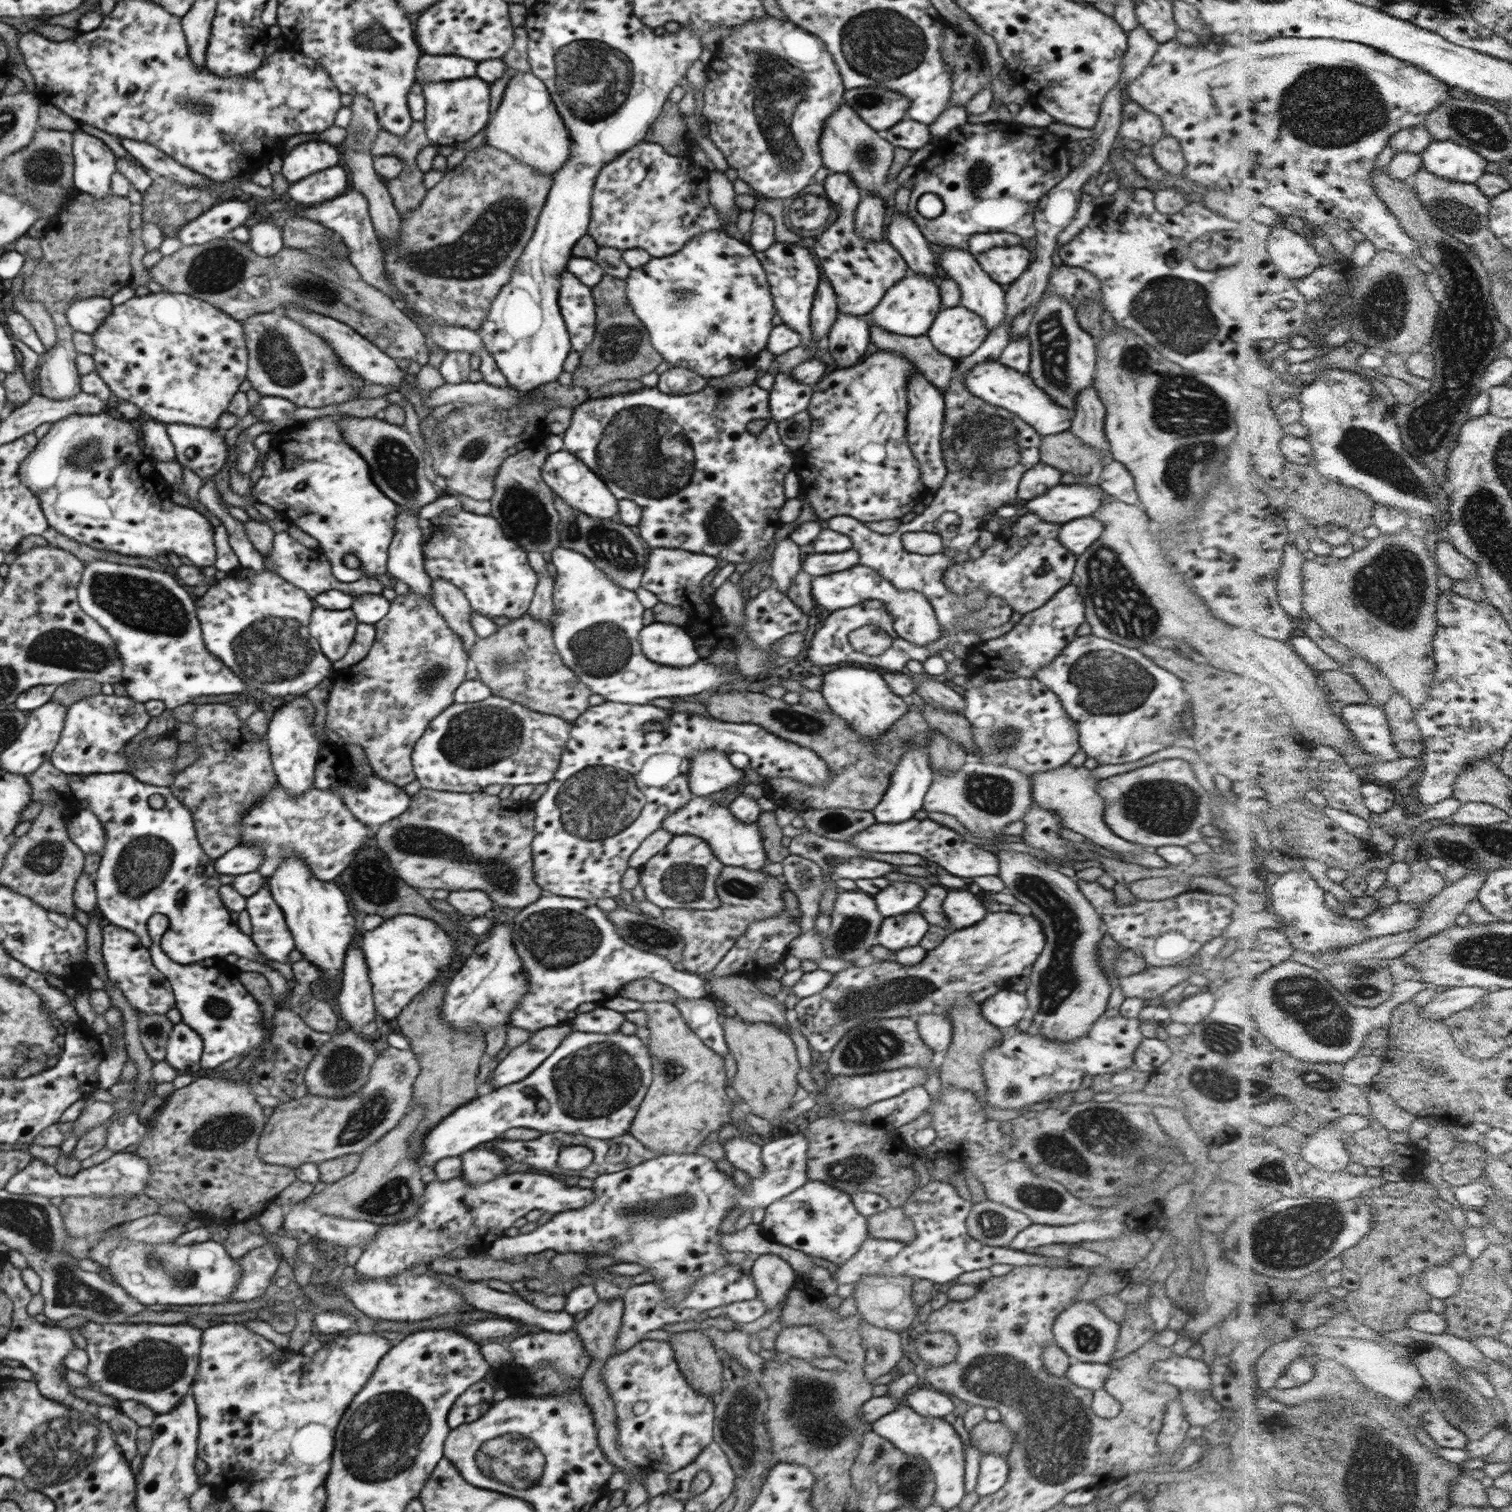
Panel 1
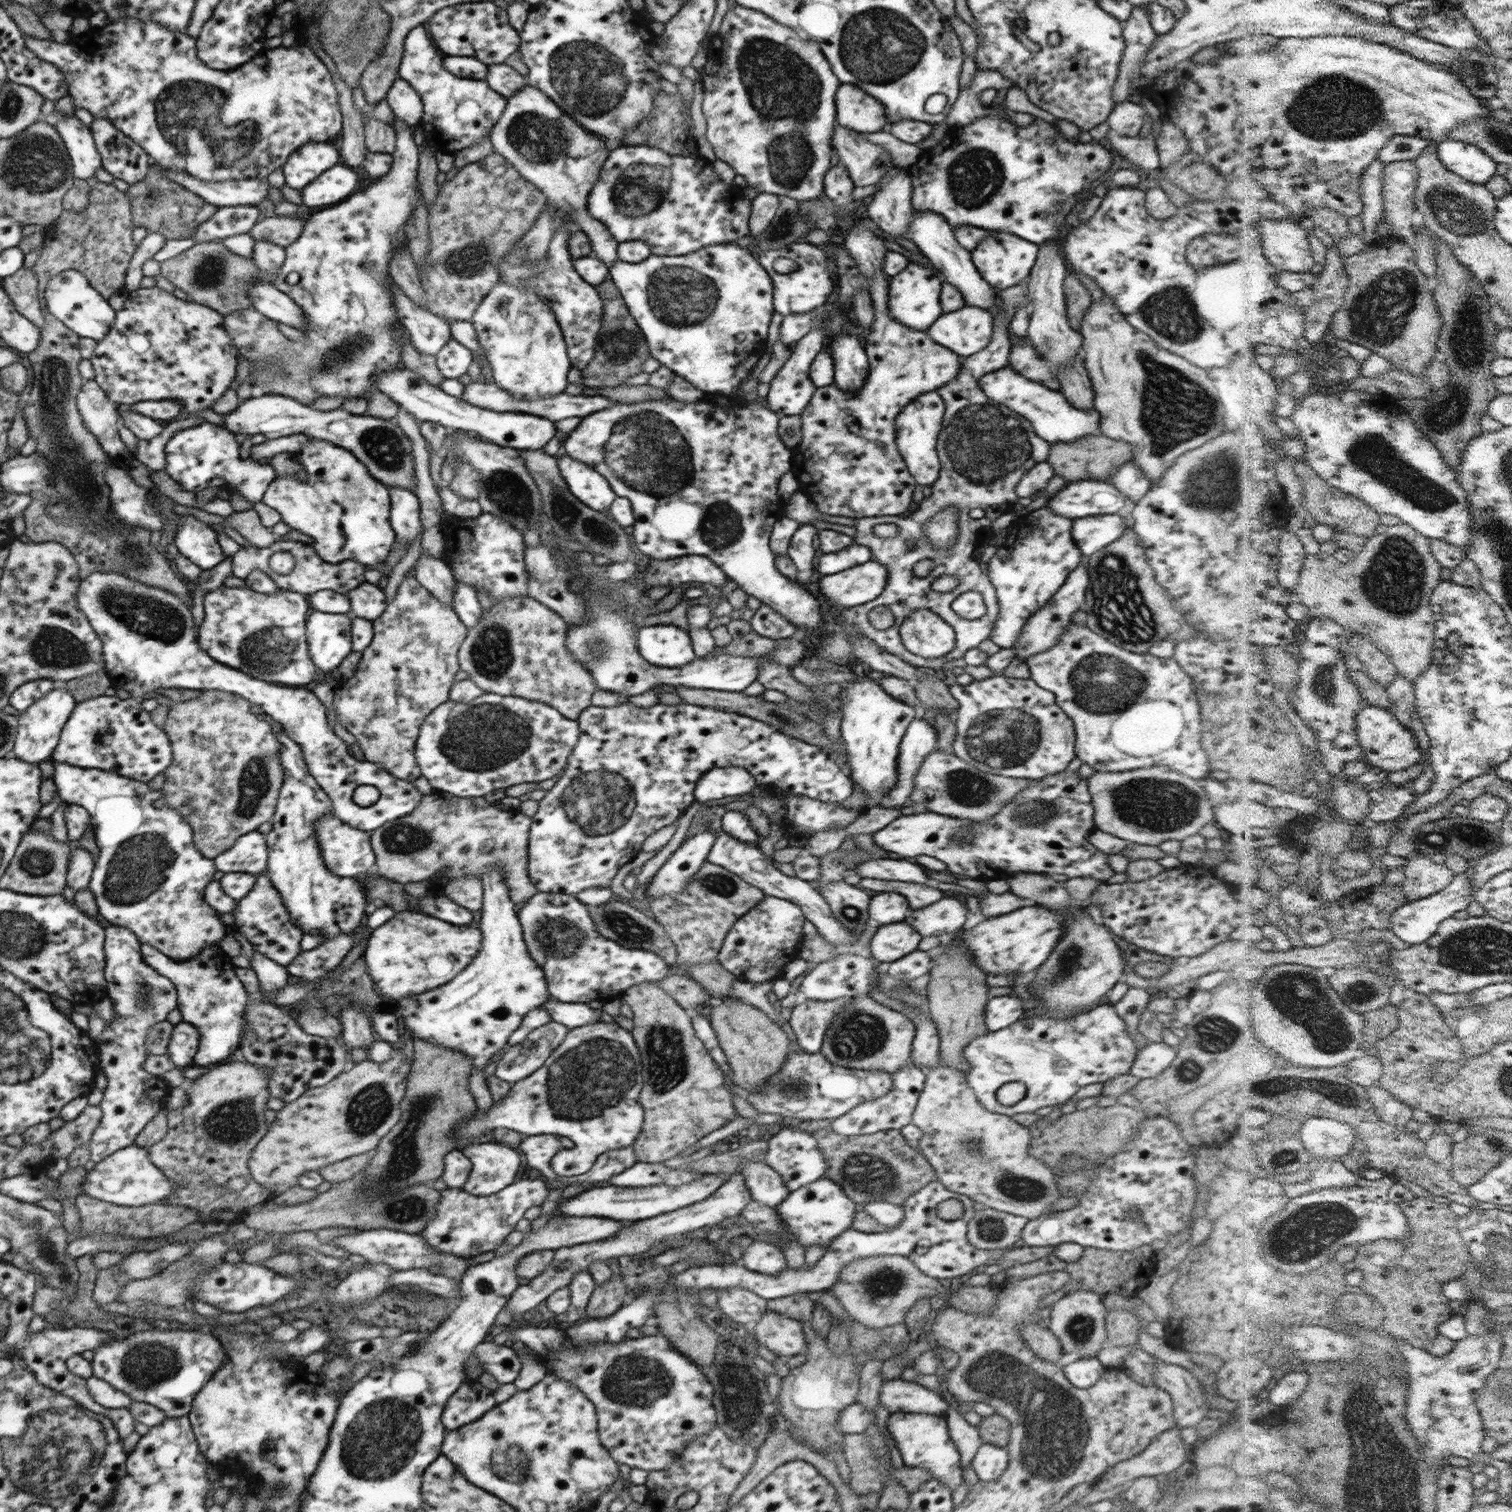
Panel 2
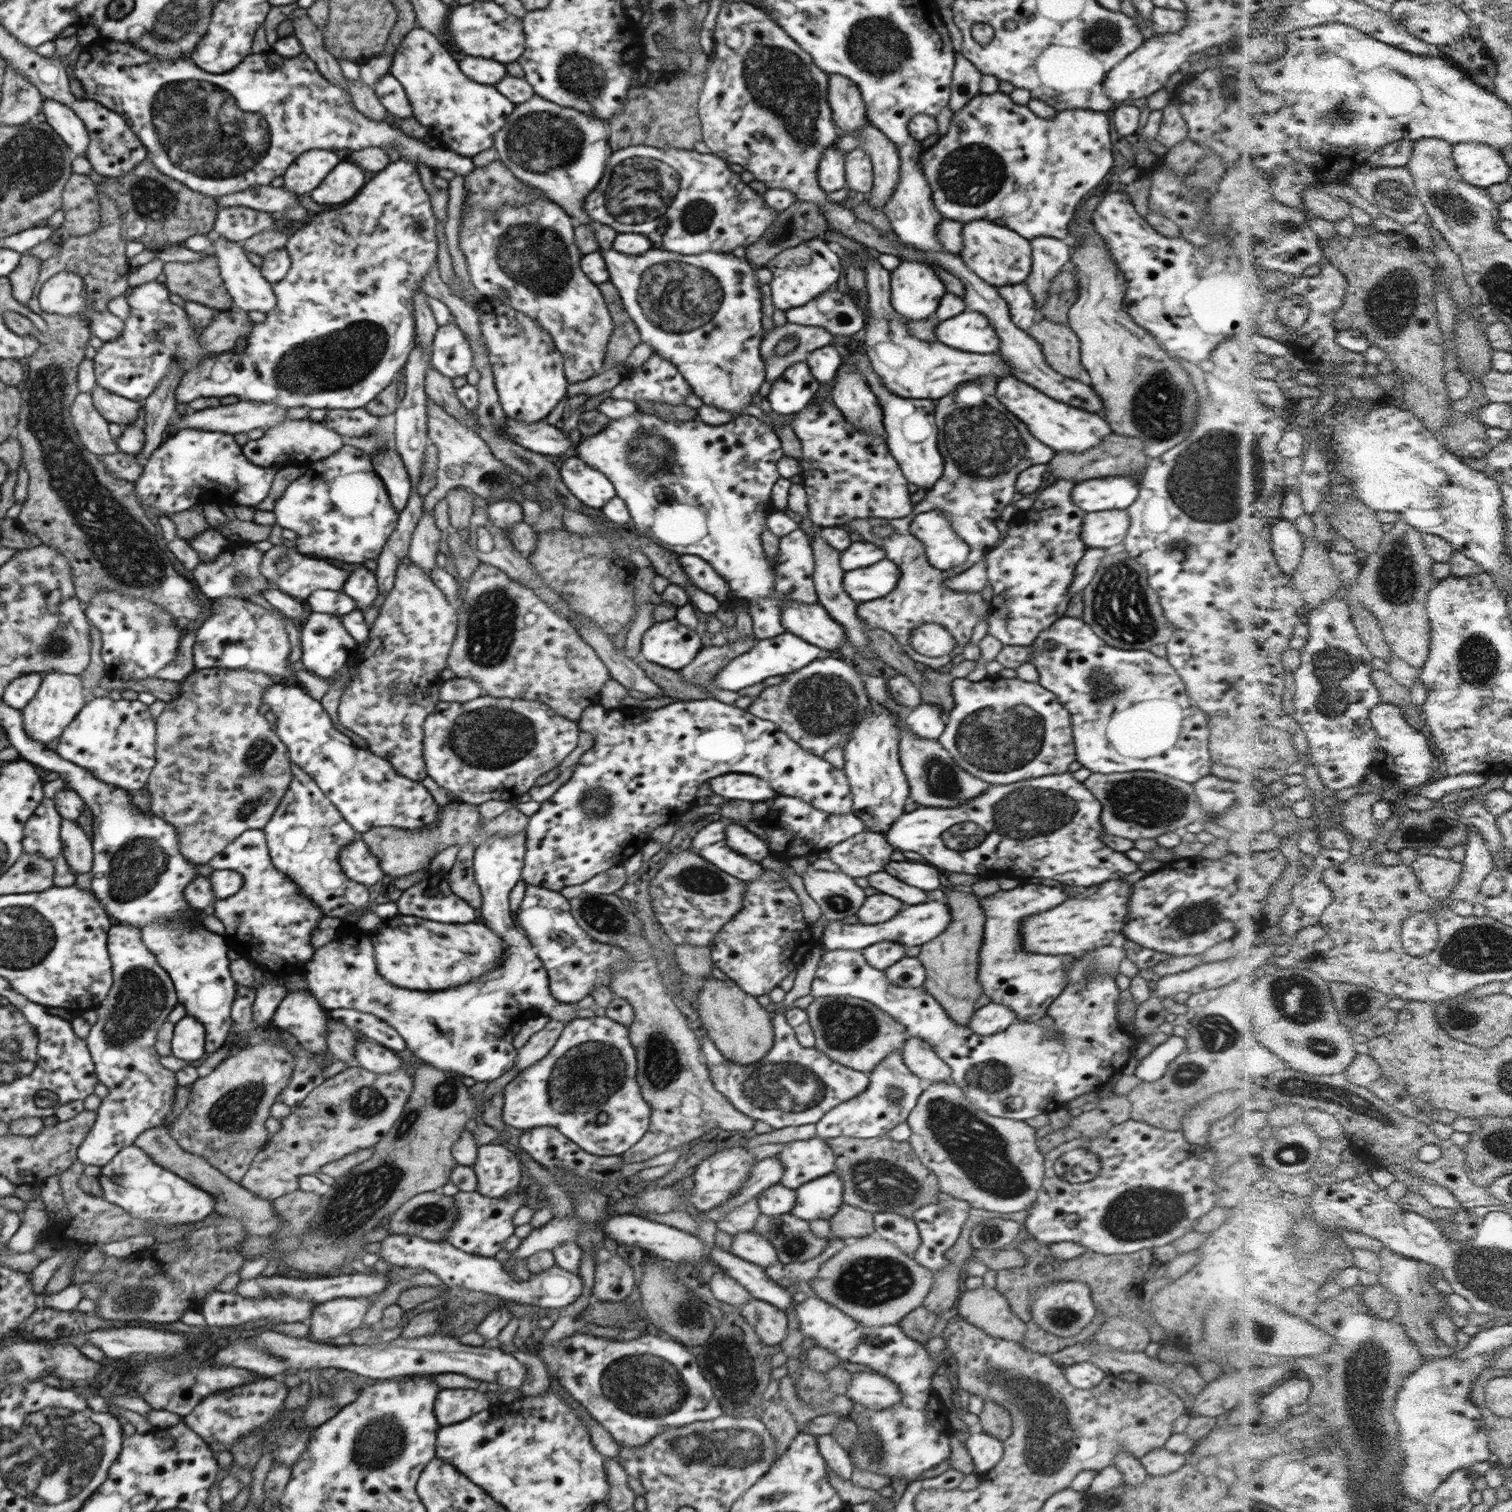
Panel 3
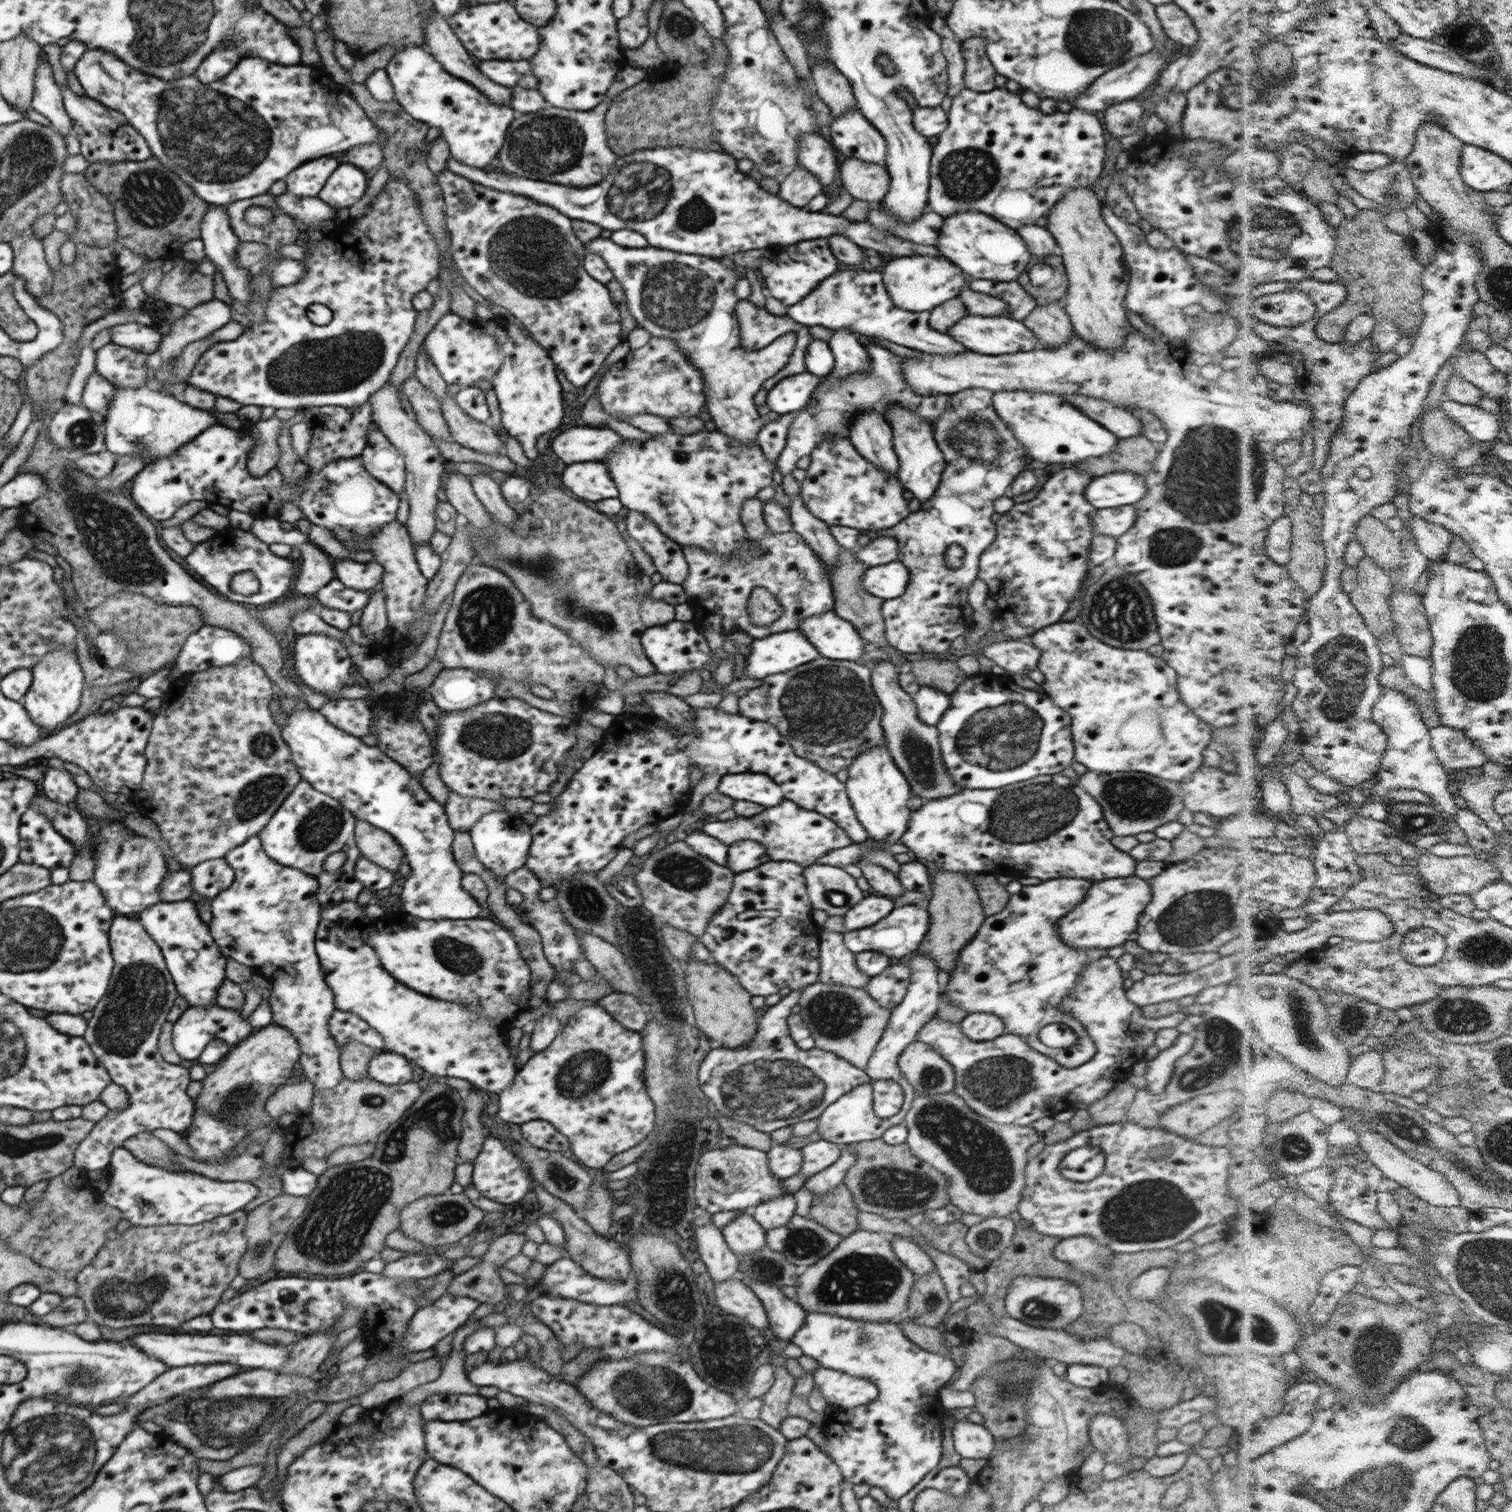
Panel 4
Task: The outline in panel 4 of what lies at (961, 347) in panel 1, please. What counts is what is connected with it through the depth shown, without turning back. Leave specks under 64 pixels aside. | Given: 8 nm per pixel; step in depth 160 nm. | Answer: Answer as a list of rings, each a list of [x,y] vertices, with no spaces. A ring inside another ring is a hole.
[[[966,316],[958,322],[958,326],[952,326],[947,332],[956,342],[964,344],[968,350],[978,354],[1014,354],[1014,352],[1028,352],[1040,348],[1039,338],[1023,323],[1010,316],[998,318],[998,316]]]

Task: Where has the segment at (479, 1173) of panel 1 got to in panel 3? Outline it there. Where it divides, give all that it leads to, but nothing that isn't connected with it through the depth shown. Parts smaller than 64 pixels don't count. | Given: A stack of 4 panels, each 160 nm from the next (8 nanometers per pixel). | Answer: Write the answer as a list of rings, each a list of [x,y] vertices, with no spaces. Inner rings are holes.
[[[487,1144],[478,1147],[473,1169],[477,1176],[477,1190],[488,1198],[502,1198],[514,1192],[522,1180],[519,1158],[507,1144]]]

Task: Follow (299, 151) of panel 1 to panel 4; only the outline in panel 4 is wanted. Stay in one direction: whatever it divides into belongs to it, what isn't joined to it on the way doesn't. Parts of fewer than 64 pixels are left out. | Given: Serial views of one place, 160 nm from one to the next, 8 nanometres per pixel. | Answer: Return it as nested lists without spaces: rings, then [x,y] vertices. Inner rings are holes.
[[[328,156],[306,162],[304,166],[292,170],[284,179],[287,184],[287,192],[300,198],[316,197],[322,190],[322,186],[326,184],[328,176],[336,168],[338,168],[338,160],[328,158]]]

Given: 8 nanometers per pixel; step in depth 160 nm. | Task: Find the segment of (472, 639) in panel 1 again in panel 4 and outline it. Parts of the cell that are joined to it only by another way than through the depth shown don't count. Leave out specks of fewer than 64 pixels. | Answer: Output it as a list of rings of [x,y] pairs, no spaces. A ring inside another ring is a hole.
[[[388,380],[374,394],[370,395],[369,403],[372,409],[373,426],[402,453],[405,460],[405,489],[403,496],[410,504],[410,516],[404,525],[408,530],[409,539],[413,544],[430,545],[432,534],[436,531],[436,507],[440,502],[442,488],[442,474],[445,472],[444,464],[447,462],[431,436],[417,423],[415,417],[404,411],[398,389]]]

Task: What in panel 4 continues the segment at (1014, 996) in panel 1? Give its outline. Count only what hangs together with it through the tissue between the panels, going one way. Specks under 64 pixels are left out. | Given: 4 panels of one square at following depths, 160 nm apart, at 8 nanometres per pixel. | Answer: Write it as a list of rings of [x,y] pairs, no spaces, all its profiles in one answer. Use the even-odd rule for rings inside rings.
[[[970,1014],[959,1024],[962,1033],[976,1042],[992,1041],[1006,1032],[1002,1019],[994,1014]]]

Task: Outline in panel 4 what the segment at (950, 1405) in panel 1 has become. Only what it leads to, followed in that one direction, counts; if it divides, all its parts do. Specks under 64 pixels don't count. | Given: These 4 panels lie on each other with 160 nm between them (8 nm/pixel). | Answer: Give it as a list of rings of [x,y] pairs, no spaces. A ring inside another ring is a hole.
[[[819,1367],[812,1373],[826,1402],[838,1408],[852,1408],[872,1402],[878,1395],[878,1387],[865,1378],[856,1378],[845,1372]]]

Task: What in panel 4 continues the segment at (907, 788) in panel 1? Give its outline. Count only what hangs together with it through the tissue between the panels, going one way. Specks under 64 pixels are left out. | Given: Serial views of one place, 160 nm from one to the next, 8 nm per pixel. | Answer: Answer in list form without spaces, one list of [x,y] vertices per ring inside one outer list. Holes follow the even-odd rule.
[[[921,686],[918,692],[913,694],[913,699],[921,721],[935,727],[950,706],[949,696],[936,687]]]

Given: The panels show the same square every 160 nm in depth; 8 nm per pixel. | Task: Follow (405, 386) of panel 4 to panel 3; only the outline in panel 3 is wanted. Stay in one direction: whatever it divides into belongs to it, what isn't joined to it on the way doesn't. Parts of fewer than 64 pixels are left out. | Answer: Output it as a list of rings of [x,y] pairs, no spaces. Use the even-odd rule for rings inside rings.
[[[427,402],[427,435],[430,442],[438,449],[438,470],[435,472],[437,485],[424,497],[423,510],[433,514],[434,508],[452,488],[468,488],[475,497],[486,499],[489,505],[498,501],[514,500],[521,504],[525,499],[520,486],[512,483],[508,471],[512,468],[498,460],[489,446],[478,436],[477,431],[460,424],[458,419],[450,416],[439,404]]]

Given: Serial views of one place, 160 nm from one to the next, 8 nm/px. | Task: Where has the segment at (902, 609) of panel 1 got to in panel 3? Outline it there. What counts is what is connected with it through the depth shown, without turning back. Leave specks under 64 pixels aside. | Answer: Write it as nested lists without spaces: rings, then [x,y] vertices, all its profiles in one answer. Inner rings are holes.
[[[883,559],[874,565],[844,572],[843,585],[848,596],[859,604],[887,596],[901,578],[894,562]],[[934,622],[920,624],[910,631],[908,644],[922,656],[932,659],[942,658],[956,648],[954,637],[944,629],[944,626],[934,624]]]

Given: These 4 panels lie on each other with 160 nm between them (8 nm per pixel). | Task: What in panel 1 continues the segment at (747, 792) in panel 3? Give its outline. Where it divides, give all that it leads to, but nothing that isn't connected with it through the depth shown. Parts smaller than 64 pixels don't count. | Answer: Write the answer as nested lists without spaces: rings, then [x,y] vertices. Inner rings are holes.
[[[705,750],[691,758],[688,785],[693,795],[709,796],[738,785],[744,777],[744,769],[734,767],[728,760],[728,754]]]

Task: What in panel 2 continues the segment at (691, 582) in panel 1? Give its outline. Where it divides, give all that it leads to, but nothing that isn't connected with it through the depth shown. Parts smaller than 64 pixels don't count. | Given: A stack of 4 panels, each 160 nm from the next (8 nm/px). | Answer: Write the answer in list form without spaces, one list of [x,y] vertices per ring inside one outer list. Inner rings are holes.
[[[688,555],[668,560],[650,559],[644,583],[653,586],[674,588],[682,583],[698,582],[722,588],[726,574],[707,557]]]

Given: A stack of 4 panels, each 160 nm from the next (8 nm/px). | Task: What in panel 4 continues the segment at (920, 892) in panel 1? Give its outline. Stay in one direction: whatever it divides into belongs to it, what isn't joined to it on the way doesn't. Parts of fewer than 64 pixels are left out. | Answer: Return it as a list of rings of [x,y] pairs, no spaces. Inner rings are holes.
[[[865,896],[858,904],[848,908],[843,916],[844,928],[848,931],[872,926],[886,918],[894,906],[894,901],[886,896]]]

